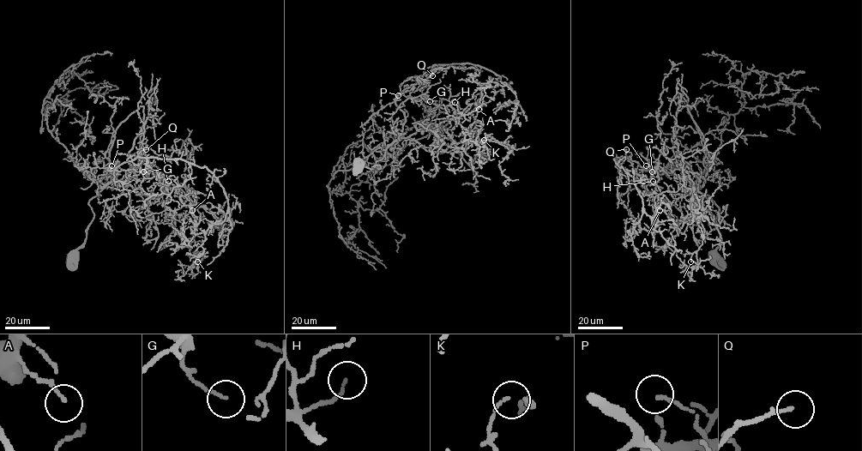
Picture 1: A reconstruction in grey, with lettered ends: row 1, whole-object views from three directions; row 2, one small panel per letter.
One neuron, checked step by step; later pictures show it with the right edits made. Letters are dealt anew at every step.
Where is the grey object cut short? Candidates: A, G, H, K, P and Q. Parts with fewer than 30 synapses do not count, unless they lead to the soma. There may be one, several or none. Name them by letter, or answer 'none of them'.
Q

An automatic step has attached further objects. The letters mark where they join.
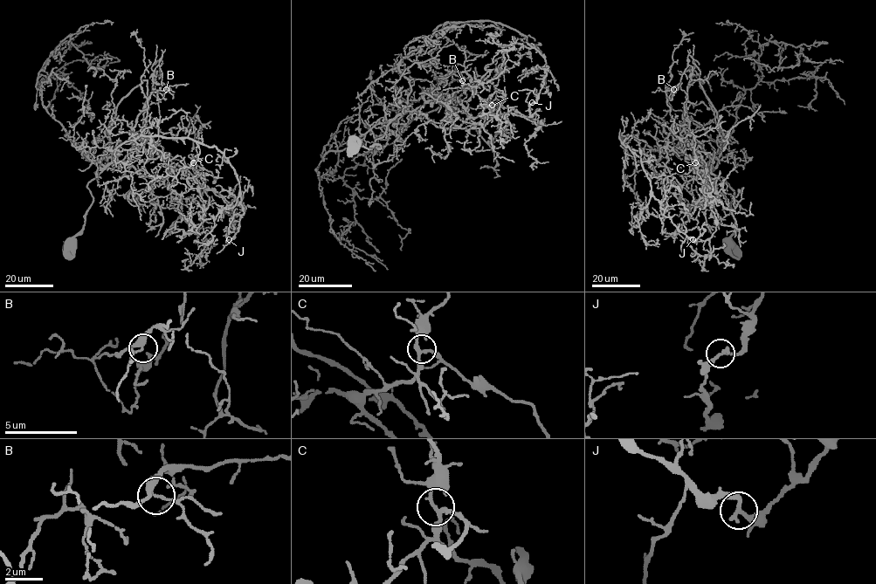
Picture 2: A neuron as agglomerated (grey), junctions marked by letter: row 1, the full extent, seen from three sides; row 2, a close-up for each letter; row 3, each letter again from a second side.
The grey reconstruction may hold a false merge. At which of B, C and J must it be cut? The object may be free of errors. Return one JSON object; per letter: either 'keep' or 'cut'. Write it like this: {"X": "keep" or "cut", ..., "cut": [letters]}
{"B": "keep", "C": "keep", "J": "keep", "cut": []}

